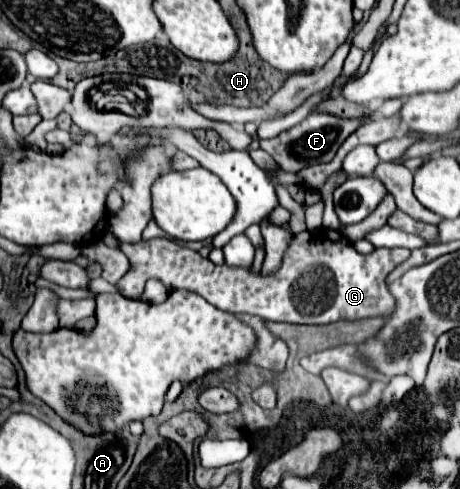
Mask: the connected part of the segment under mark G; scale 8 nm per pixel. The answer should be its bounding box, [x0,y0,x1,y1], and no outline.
[115,229,409,323]

